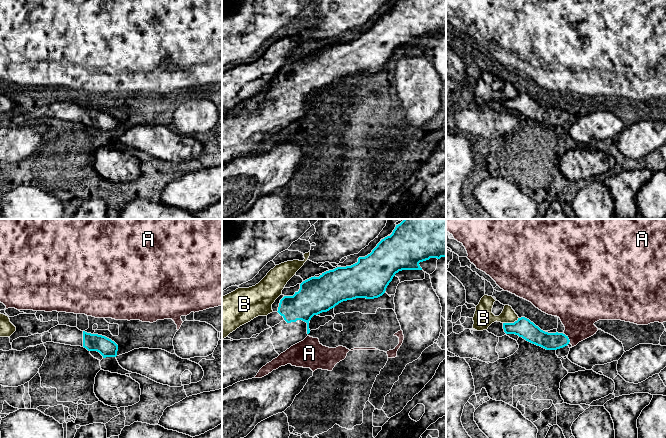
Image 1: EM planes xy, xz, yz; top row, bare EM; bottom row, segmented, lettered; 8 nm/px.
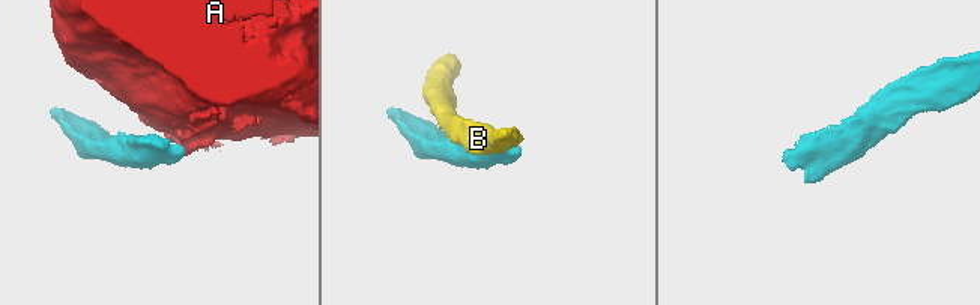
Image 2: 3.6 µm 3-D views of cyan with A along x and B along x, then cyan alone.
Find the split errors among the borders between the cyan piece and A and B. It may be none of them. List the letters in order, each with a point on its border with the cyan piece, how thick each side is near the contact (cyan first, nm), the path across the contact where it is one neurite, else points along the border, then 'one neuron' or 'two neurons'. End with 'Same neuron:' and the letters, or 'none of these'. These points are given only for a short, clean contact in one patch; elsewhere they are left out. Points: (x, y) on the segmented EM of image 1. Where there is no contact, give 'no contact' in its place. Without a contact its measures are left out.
A: contact yz (567, 337); calibres 140 and 340 nm; border yz (562, 333), (570, 341); two neurons
B: contact yz (511, 323); calibres 160 and 160 nm; border yz (518, 317), (513, 322), (503, 323); two neurons
Same neuron: none of these

